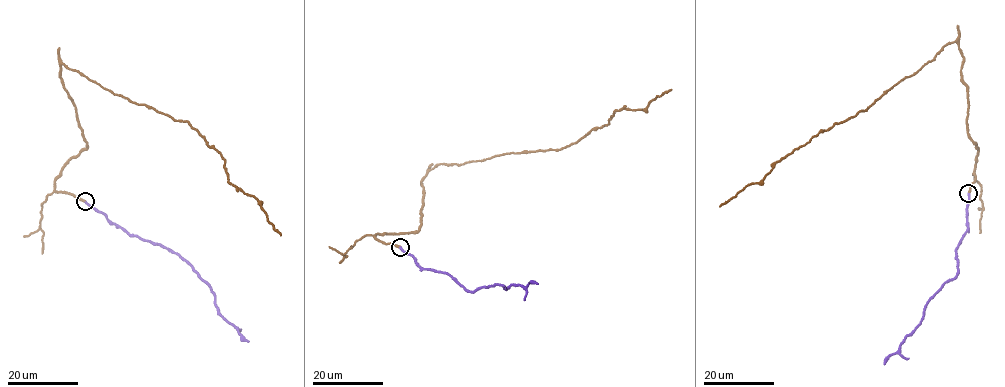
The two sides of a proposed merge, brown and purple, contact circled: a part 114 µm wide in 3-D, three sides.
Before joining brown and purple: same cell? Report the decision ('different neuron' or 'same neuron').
same neuron

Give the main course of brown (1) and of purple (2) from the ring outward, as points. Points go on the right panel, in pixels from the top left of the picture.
1: (968, 193), (978, 149), (969, 135), (968, 92), (955, 41), (865, 111), (795, 148), (758, 183), (719, 206)
2: (968, 193), (968, 227), (955, 251), (958, 265), (955, 277), (929, 299), (919, 325), (884, 364)

